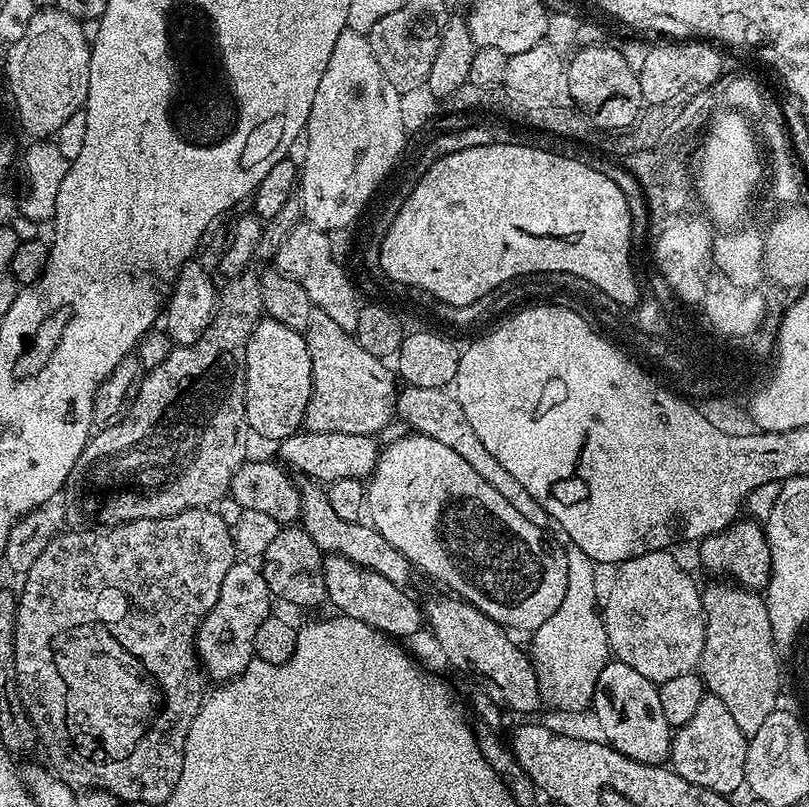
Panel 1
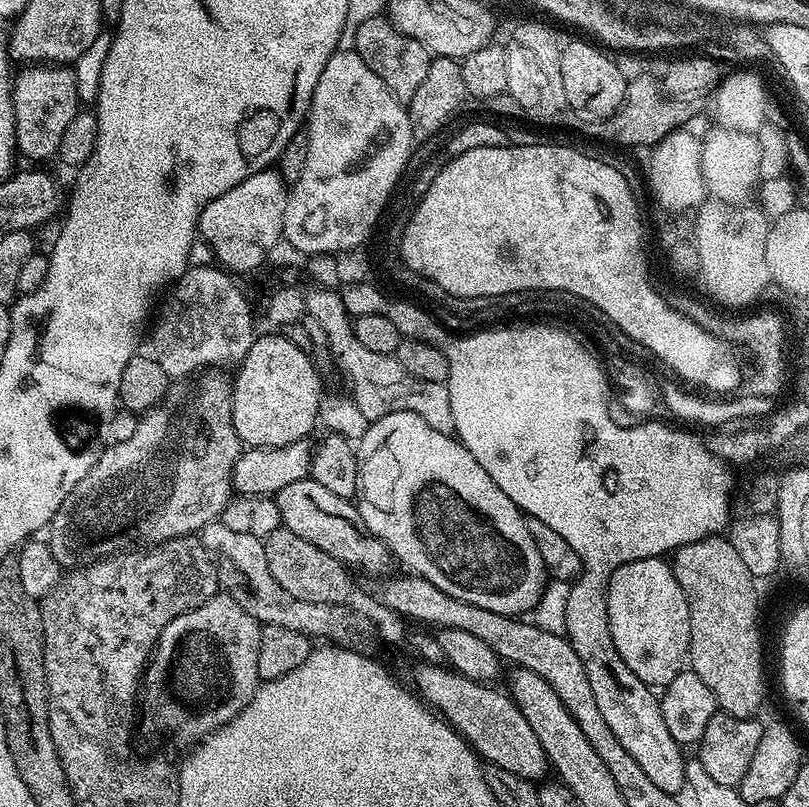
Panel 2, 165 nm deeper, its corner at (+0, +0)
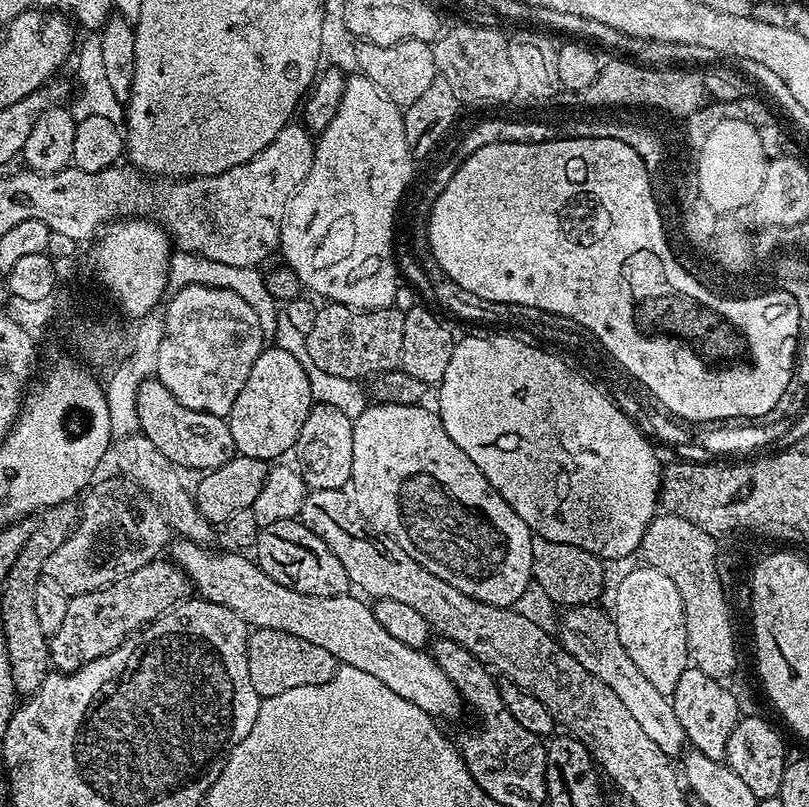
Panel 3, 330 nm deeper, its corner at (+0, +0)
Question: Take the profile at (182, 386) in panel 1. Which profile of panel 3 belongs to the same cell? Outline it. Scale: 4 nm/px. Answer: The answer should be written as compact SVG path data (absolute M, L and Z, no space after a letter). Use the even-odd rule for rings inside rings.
M115 479L87 489L78 526L44 563L43 575L58 582L69 598L112 584L157 559L160 551L169 547L170 529L160 508L132 479Z

